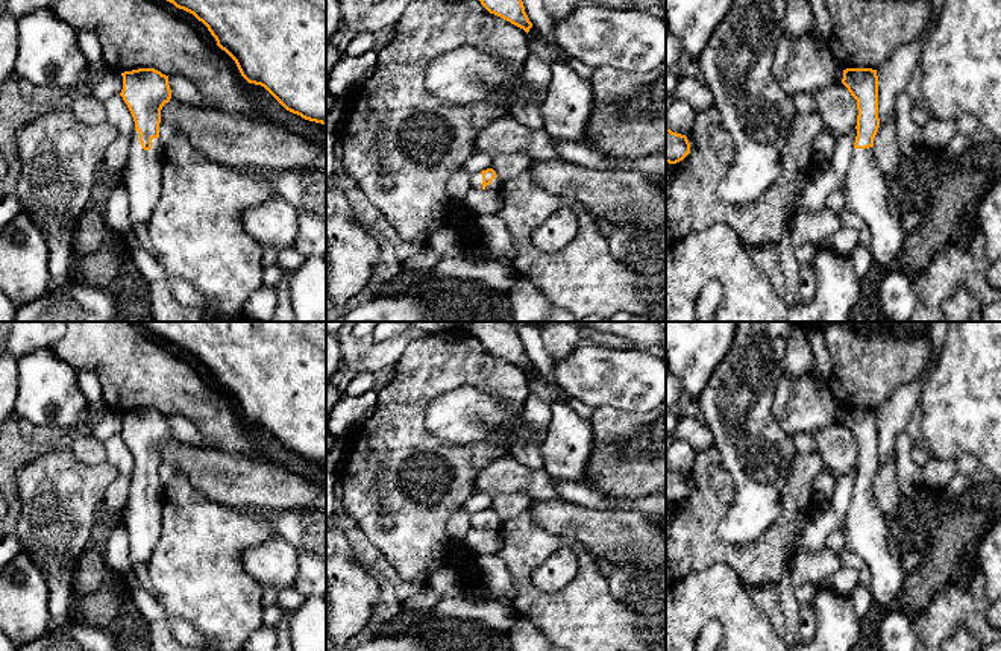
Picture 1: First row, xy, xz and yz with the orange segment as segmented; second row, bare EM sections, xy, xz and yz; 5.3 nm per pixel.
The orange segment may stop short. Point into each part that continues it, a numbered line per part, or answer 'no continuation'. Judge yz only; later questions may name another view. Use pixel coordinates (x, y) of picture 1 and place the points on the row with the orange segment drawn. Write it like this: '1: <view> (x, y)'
1: yz (868, 194)

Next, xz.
1: xz (460, 182)

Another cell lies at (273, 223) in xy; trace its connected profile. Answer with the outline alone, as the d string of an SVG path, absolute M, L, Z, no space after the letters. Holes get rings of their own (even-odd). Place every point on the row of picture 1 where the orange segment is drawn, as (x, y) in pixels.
M282 197L249 206L241 214L247 232L261 244L279 249L294 249L297 237L297 212Z

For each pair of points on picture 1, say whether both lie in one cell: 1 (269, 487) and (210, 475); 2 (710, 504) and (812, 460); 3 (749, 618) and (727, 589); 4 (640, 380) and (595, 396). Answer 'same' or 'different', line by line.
1: same
2: same
3: same
4: same

